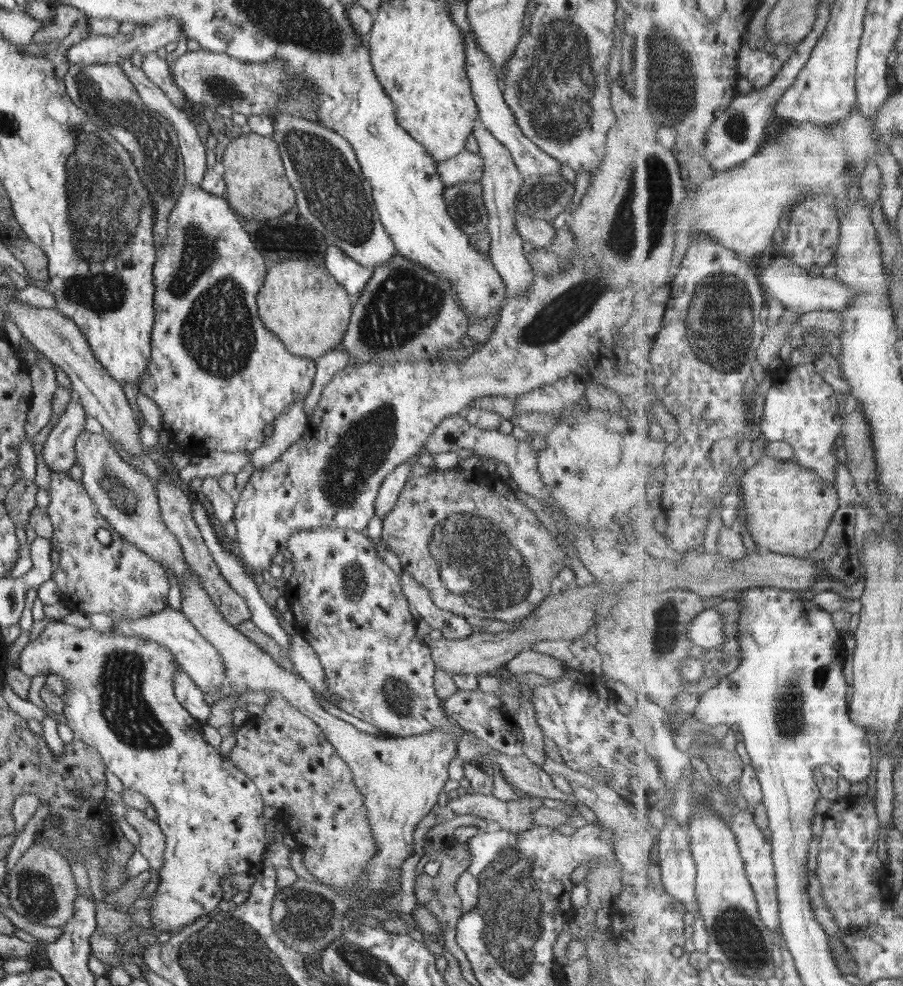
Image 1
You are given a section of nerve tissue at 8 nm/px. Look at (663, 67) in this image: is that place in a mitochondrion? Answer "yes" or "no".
yes

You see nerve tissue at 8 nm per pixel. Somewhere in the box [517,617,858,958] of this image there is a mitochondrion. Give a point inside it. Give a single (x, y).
(790, 722)

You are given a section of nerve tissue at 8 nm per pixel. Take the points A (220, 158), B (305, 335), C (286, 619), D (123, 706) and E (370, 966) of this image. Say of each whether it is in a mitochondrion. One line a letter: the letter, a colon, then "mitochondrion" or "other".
A: other
B: other
C: other
D: mitochondrion
E: mitochondrion

